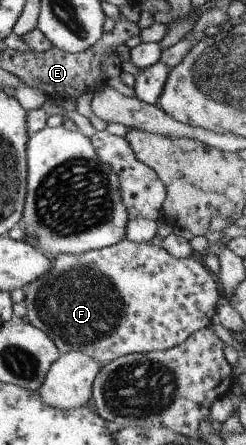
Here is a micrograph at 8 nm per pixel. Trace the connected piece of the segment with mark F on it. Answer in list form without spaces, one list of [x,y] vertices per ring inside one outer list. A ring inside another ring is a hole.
[[[124,238],[116,244],[101,248],[92,249],[80,254],[58,254],[54,257],[49,257],[50,270],[44,272],[42,276],[38,276],[36,280],[32,280],[28,285],[22,289],[24,292],[23,305],[26,309],[26,318],[28,323],[34,328],[44,332],[50,342],[58,348],[58,352],[67,353],[70,351],[82,352],[88,354],[92,360],[96,360],[98,364],[104,364],[130,353],[145,353],[150,351],[163,351],[173,346],[178,346],[188,338],[190,334],[202,330],[202,328],[210,325],[215,321],[216,308],[218,307],[219,294],[212,276],[208,274],[208,269],[205,265],[196,262],[192,256],[188,258],[174,258],[170,256],[164,248],[162,248],[159,241],[149,241],[148,243],[135,243]]]

